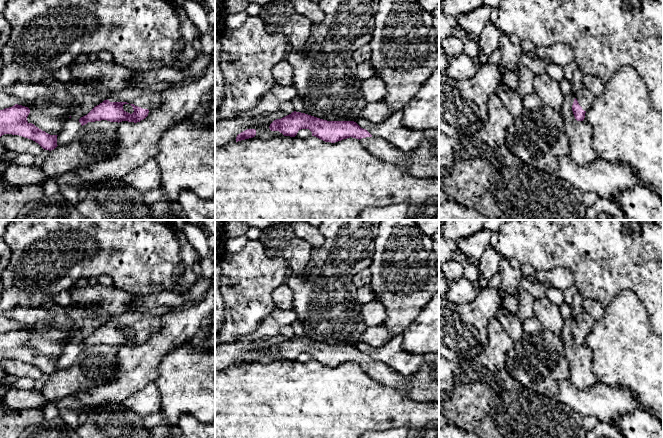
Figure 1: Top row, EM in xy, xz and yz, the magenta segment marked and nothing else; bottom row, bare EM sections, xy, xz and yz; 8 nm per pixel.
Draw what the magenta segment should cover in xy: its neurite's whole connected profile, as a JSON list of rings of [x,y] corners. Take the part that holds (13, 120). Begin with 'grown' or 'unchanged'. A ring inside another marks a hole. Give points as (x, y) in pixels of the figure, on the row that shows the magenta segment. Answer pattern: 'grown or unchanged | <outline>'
unchanged | [[[15,104],[0,110],[0,137],[4,134],[19,135],[38,143],[45,150],[53,150],[57,145],[57,136],[42,131],[27,121],[28,107]]]

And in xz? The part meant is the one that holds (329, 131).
grown | [[[294,111],[274,120],[269,128],[290,137],[295,137],[301,129],[309,129],[312,136],[331,143],[356,138],[375,157],[407,169],[414,177],[439,179],[439,129],[424,131],[420,144],[405,152],[386,140],[373,137],[354,121],[327,121]]]

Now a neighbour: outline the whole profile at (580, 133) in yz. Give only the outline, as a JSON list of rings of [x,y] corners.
[[[574,92],[564,96],[562,115],[569,139],[569,157],[579,165],[586,165],[598,158],[592,147],[593,130],[585,121],[577,121],[572,111]]]

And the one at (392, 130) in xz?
[[[403,111],[392,113],[386,120],[380,123],[371,123],[359,118],[356,123],[366,129],[373,137],[380,138],[393,144],[403,151],[416,148],[423,137],[423,131],[408,129],[402,124]]]

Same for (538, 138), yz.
[[[543,103],[543,106],[536,110],[527,111],[523,109],[523,116],[514,119],[515,123],[507,128],[505,134],[505,142],[508,148],[526,164],[553,173],[559,163],[559,159],[569,155],[569,139],[561,114]]]

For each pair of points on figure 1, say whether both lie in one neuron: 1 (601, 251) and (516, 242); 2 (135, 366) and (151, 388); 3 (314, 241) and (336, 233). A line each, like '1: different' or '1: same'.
1: same
2: different
3: different

